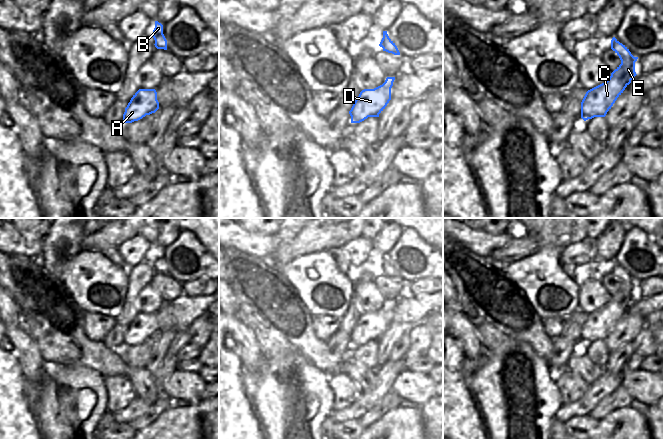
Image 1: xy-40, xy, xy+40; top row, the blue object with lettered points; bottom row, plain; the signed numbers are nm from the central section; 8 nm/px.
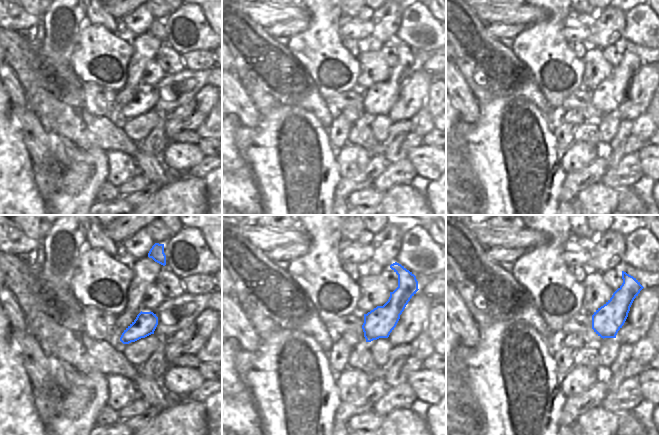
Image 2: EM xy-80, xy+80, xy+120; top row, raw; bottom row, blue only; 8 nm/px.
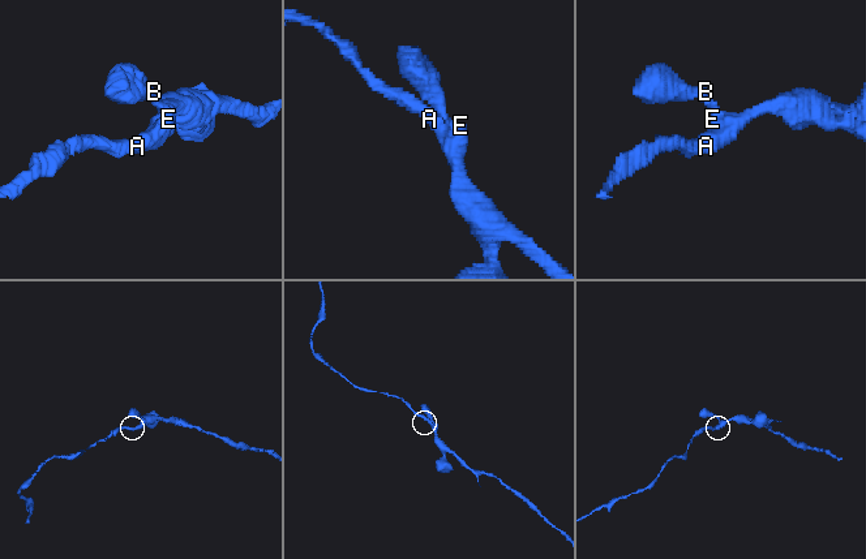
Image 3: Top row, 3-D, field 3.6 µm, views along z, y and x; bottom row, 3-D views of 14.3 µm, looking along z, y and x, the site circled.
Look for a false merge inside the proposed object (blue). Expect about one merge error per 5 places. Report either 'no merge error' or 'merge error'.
no merge error

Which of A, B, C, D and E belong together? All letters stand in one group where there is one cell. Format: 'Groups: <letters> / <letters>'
Groups: A B C D E

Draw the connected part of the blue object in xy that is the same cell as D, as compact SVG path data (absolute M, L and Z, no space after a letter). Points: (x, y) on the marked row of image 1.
M387 77L382 85L362 90L349 111L351 123L360 123L368 117L379 117L391 100L394 80L395 77Z

